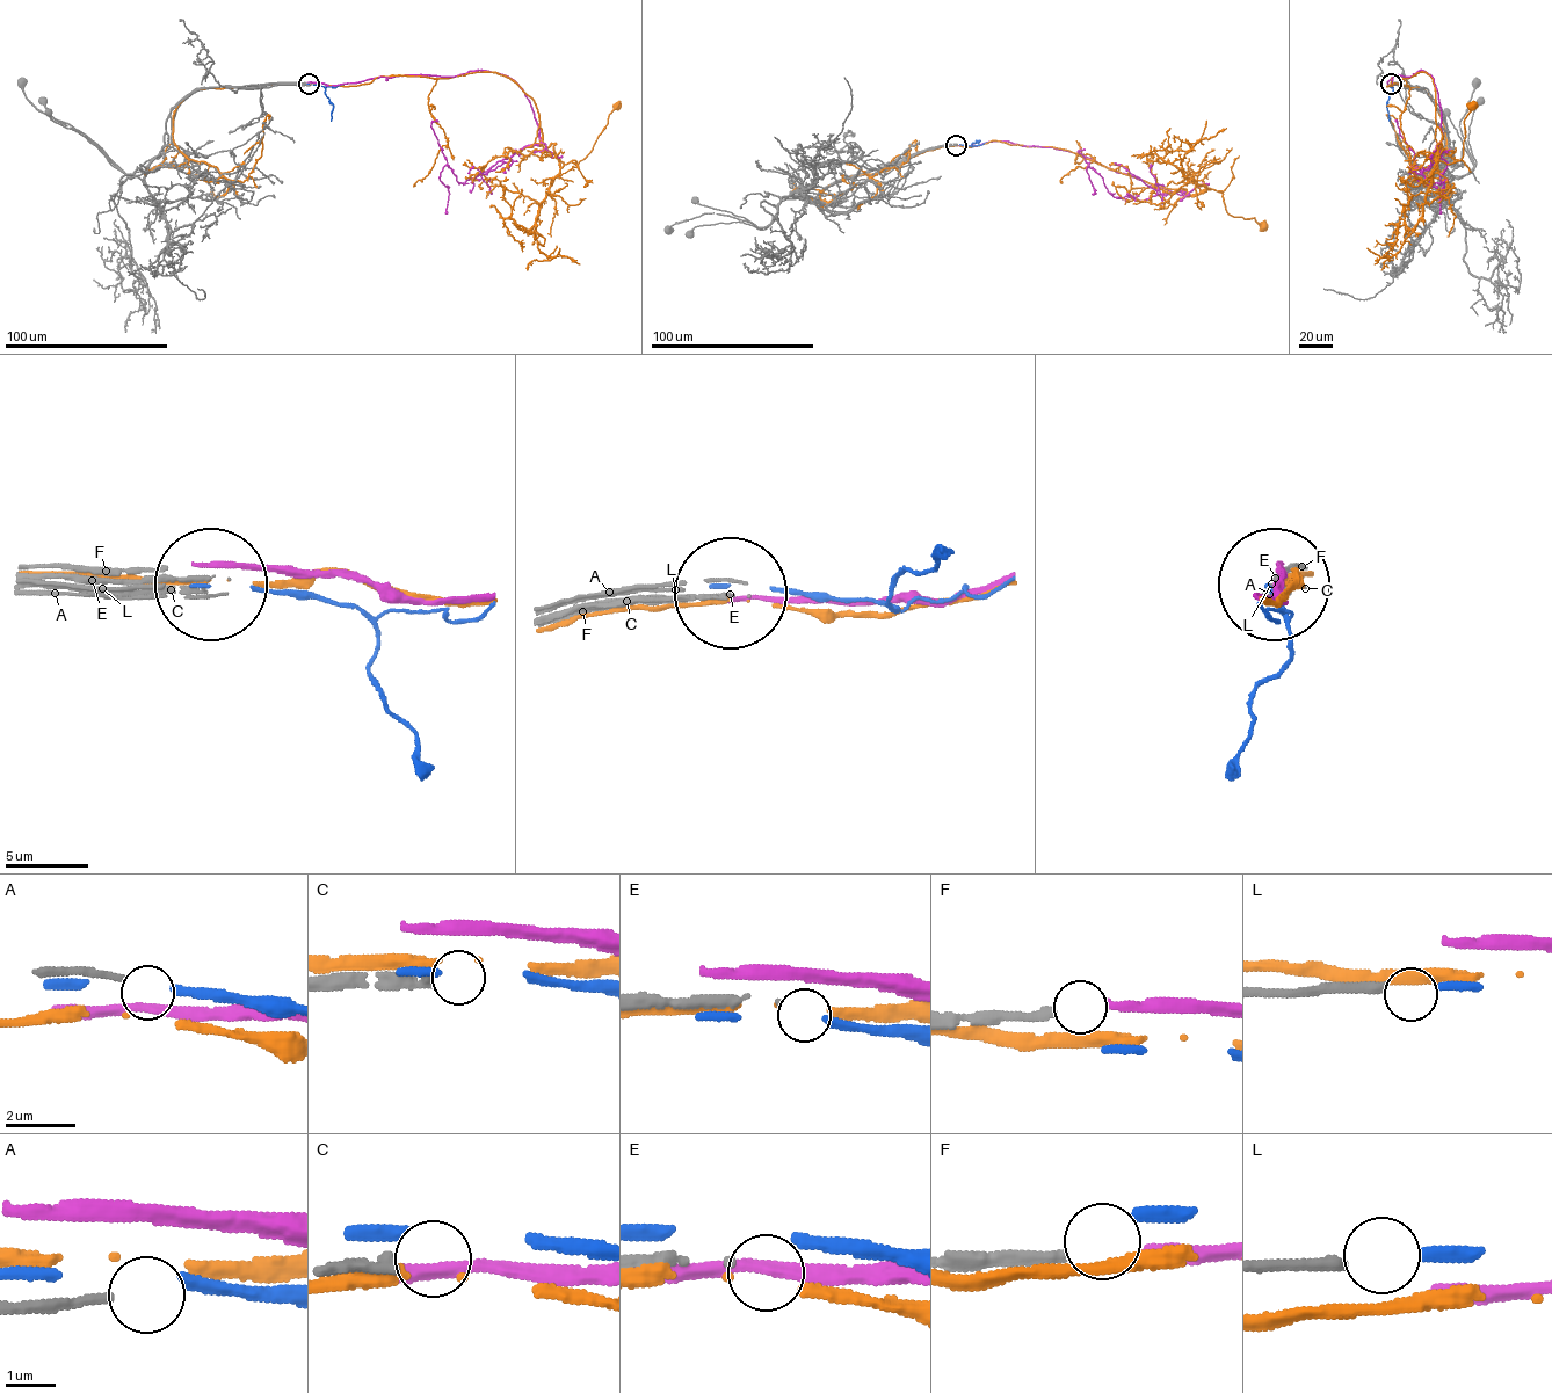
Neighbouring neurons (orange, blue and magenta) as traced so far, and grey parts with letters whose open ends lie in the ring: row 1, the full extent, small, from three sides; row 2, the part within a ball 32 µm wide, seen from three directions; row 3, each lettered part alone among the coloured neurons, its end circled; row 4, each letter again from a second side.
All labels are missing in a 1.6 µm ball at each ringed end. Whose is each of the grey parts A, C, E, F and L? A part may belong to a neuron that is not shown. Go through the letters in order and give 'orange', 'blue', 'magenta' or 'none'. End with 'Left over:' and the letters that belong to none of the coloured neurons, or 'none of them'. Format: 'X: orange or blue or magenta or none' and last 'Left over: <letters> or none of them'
A: none
C: none
E: none
F: magenta
L: blue
Left over: A, C, E

